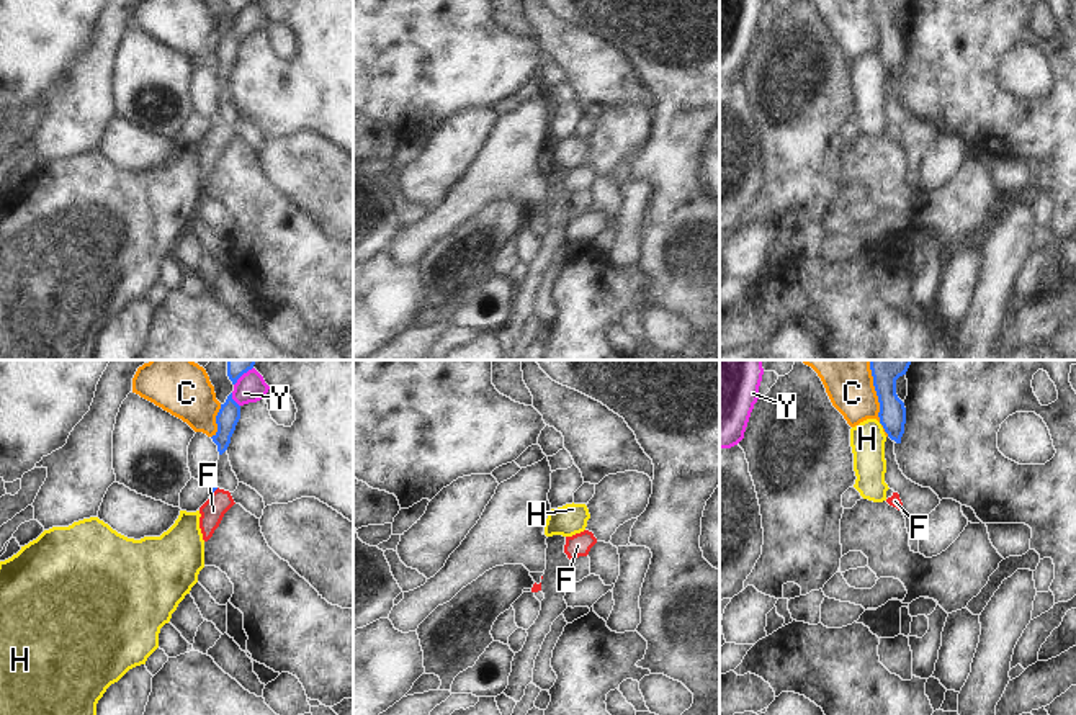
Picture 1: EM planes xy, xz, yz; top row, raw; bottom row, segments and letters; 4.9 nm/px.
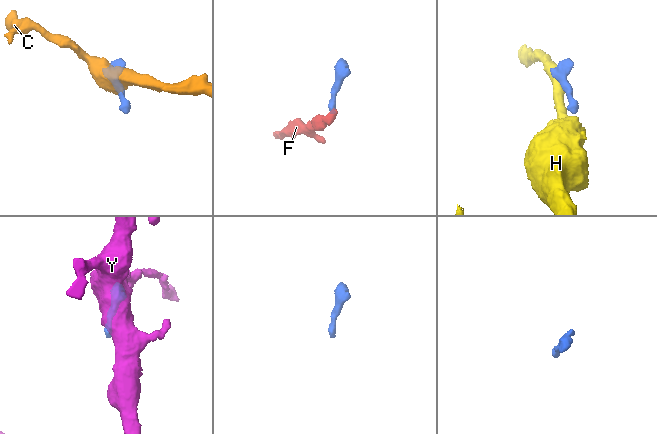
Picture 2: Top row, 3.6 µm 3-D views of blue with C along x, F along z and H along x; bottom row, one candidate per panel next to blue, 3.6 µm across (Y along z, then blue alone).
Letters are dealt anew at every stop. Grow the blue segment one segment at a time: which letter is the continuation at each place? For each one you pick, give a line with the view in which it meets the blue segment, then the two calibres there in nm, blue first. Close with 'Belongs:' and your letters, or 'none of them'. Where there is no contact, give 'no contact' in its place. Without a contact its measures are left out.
Belongs: none of them

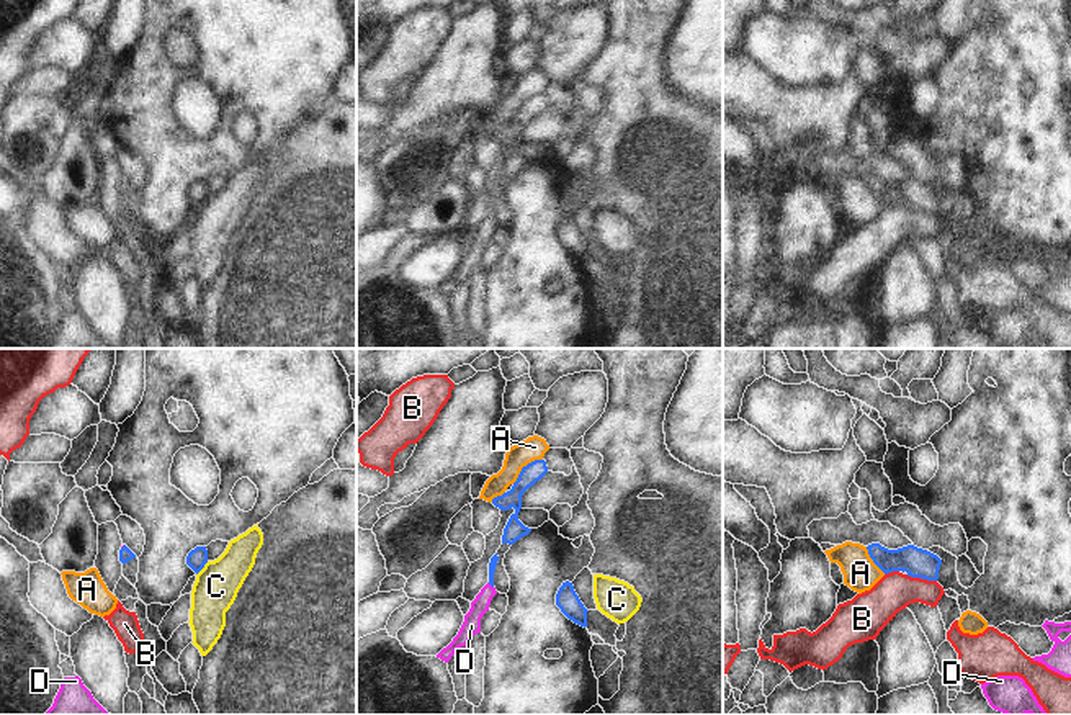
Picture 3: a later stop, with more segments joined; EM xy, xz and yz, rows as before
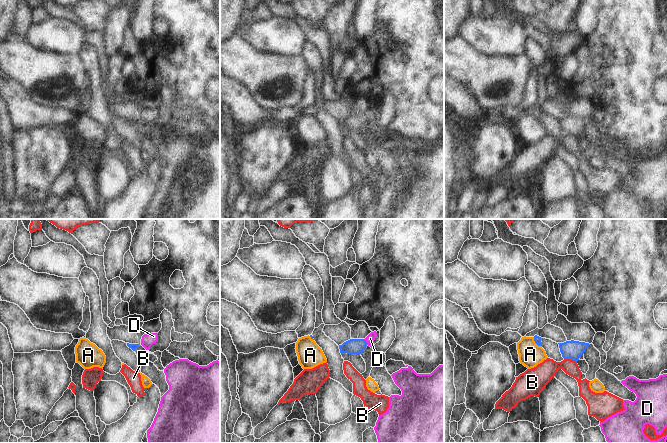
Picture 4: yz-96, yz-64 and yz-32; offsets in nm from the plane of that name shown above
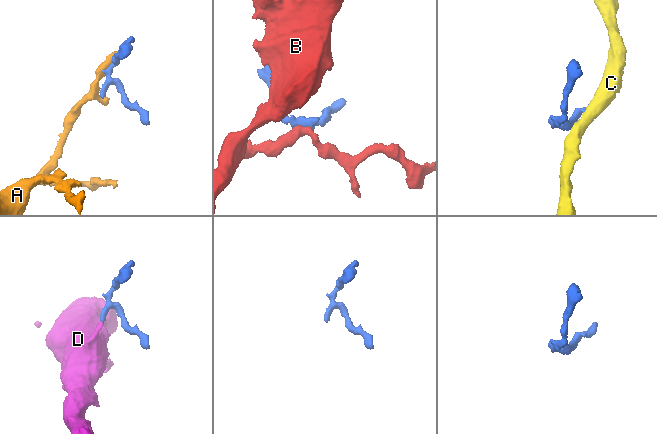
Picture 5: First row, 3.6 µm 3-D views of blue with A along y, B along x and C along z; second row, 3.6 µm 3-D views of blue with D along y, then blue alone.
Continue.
D: contact in xz; calibres 40 and 90 nm
Belongs: D

